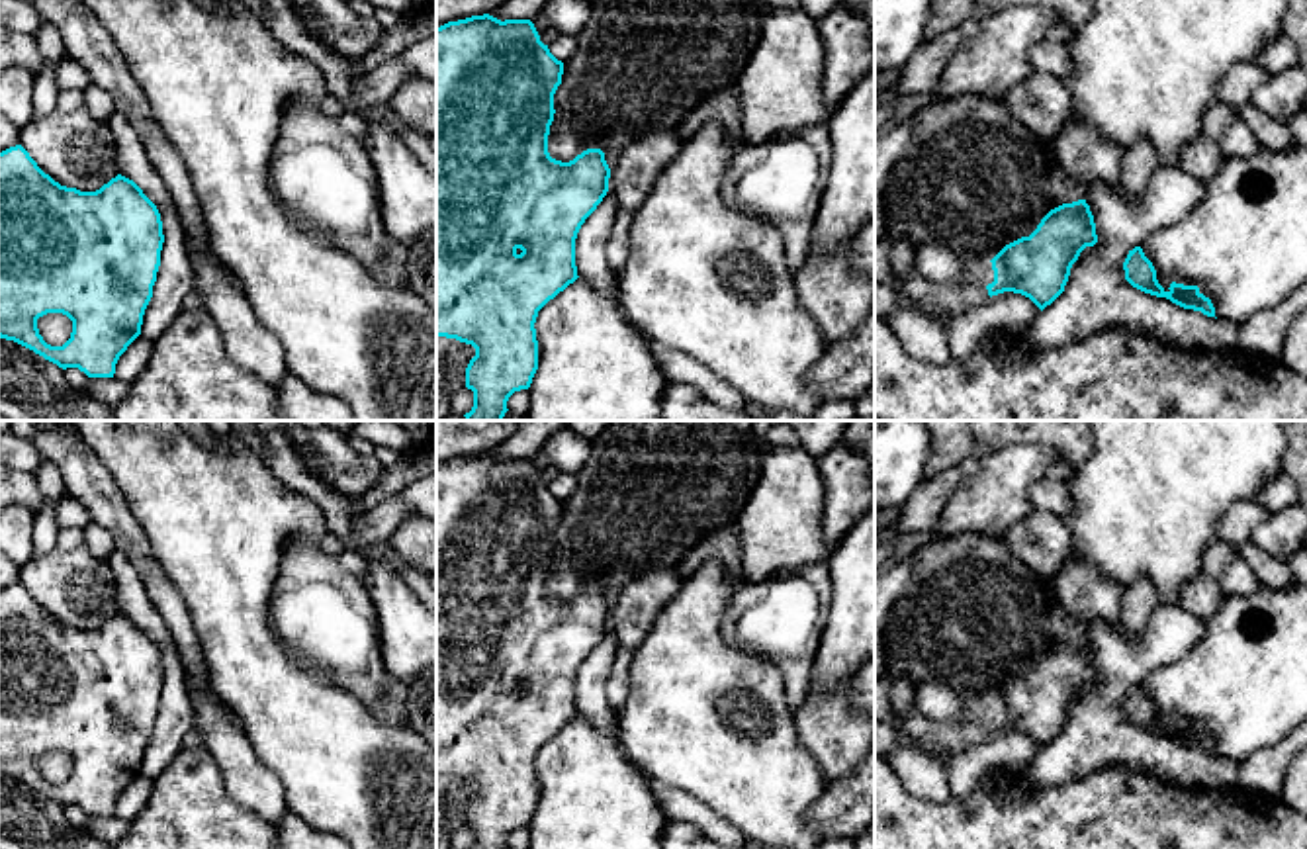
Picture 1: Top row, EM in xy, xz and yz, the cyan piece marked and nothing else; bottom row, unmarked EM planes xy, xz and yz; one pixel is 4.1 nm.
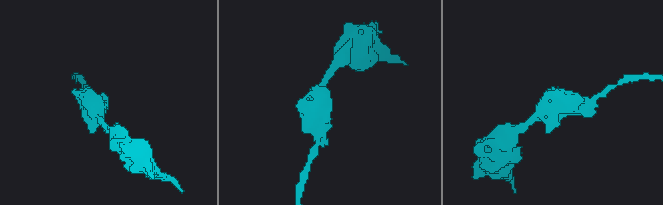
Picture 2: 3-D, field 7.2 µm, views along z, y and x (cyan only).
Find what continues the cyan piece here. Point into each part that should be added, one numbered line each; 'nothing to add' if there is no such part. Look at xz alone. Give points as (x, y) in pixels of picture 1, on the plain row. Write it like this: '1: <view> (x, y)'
nothing to add

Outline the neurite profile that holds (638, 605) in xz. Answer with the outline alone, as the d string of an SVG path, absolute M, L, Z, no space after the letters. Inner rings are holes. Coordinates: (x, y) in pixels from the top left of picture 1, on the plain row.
M675 567L654 569L618 593L610 606L608 630L620 648L636 649L646 640L659 612L677 597L683 579Z

